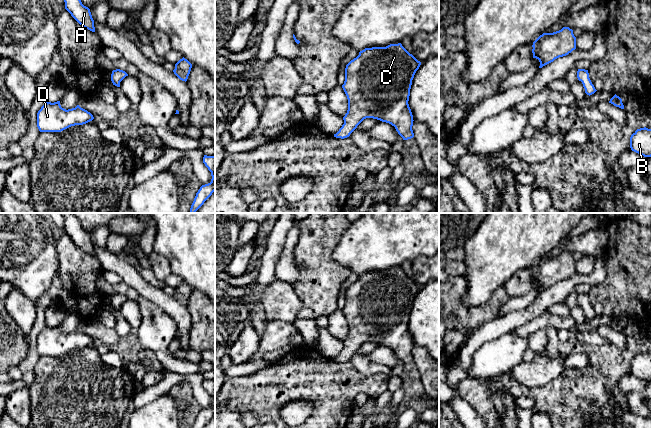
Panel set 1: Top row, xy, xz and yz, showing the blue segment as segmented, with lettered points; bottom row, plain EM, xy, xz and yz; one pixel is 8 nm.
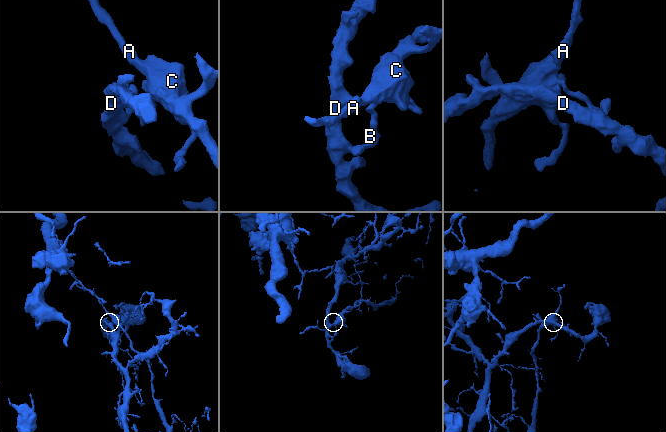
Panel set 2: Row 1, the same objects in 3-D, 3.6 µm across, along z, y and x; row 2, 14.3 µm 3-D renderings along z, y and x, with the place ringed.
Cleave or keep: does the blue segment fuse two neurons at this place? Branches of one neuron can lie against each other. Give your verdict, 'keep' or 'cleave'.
cleave

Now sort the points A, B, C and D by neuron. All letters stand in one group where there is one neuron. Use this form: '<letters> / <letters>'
A C / B D

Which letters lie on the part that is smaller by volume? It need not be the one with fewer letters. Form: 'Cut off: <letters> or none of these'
Cut off: A, C

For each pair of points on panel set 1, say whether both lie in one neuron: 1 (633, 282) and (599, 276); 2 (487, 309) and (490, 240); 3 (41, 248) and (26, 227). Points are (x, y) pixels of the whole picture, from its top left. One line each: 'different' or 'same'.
1: different
2: different
3: same

